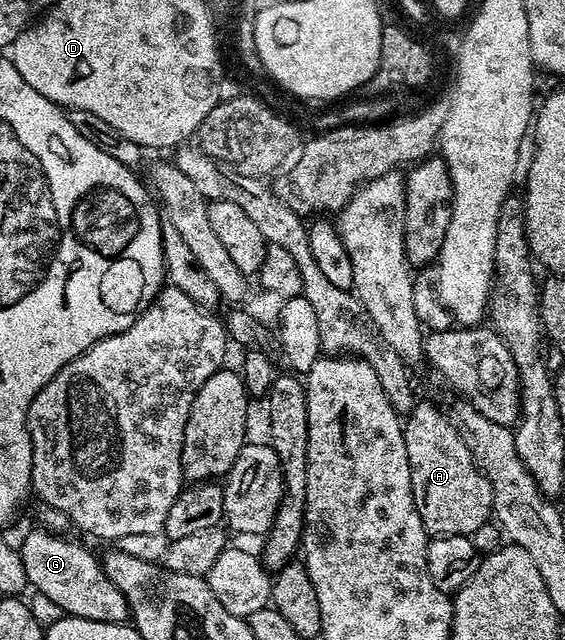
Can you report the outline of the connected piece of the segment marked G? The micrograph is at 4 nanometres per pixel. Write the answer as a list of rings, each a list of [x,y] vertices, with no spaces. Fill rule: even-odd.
[[[37,526],[20,543],[26,583],[35,588],[46,600],[51,600],[67,616],[88,618],[92,622],[108,622],[124,624],[130,620],[130,607],[116,590],[116,586],[106,577],[102,569],[102,561],[93,556],[86,548],[81,548],[74,540],[65,540],[62,534],[46,531],[45,527]]]

